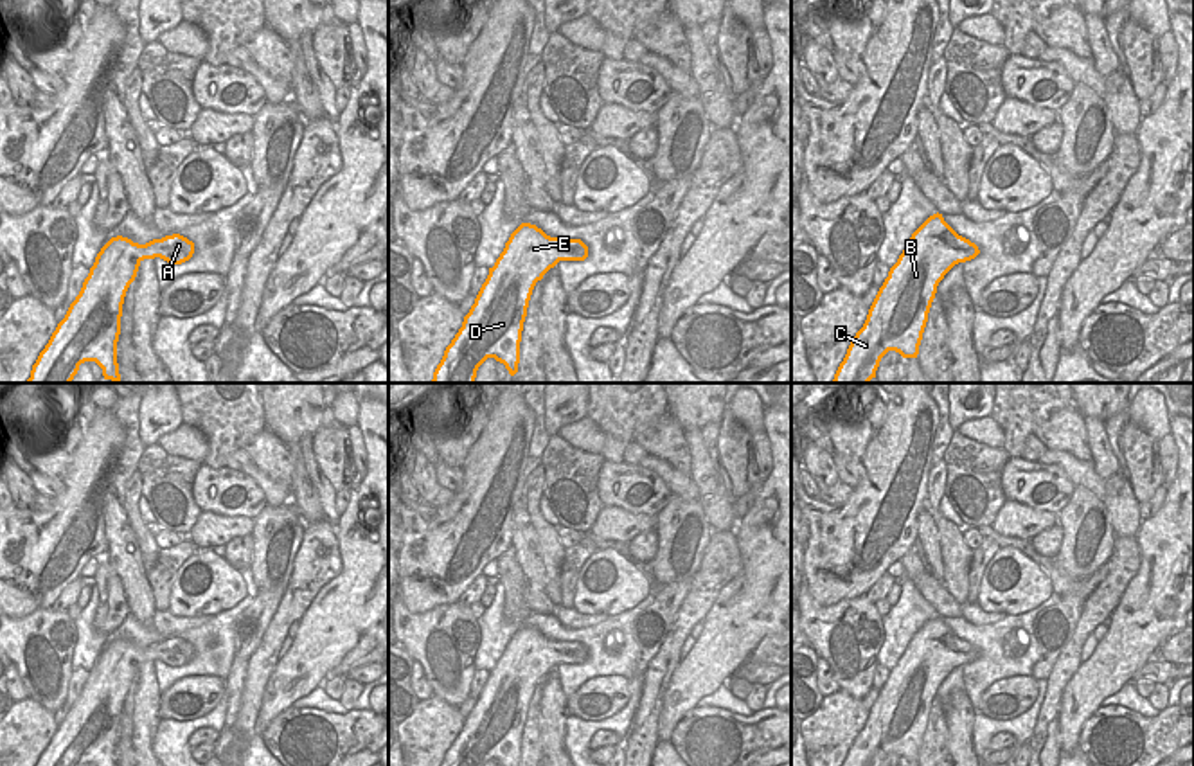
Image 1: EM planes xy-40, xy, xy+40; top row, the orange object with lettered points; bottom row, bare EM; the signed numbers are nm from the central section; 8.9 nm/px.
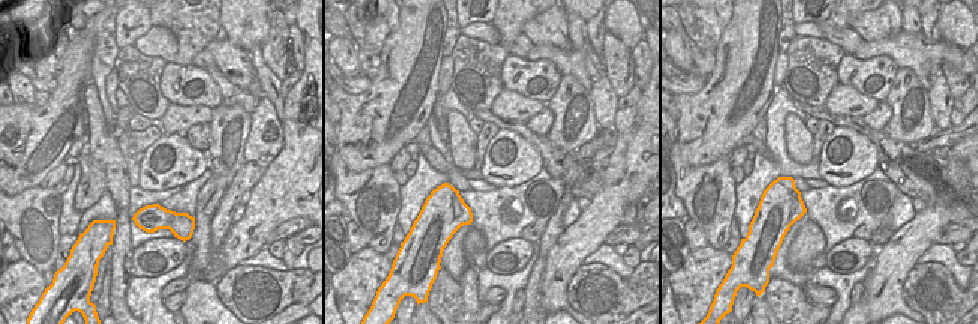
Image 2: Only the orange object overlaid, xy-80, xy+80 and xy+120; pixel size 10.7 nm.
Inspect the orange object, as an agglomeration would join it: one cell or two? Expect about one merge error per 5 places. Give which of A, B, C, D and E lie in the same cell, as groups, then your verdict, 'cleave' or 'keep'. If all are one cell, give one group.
groups A B C D E; keep

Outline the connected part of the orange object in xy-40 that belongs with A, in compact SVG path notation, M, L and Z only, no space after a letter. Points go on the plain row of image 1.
M180 637L146 647L122 638L111 640L97 656L79 698L36 766L117 766L122 707L140 665L160 660L182 667L192 656L194 646Z

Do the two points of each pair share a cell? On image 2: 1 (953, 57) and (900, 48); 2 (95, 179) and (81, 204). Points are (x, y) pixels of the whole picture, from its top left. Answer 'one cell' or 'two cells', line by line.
1: one cell
2: one cell

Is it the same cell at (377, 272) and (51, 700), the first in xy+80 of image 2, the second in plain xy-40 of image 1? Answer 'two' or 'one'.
two

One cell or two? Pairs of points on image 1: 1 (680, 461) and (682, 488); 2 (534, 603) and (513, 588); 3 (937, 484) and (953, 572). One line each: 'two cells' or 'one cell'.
1: two cells
2: two cells
3: one cell

